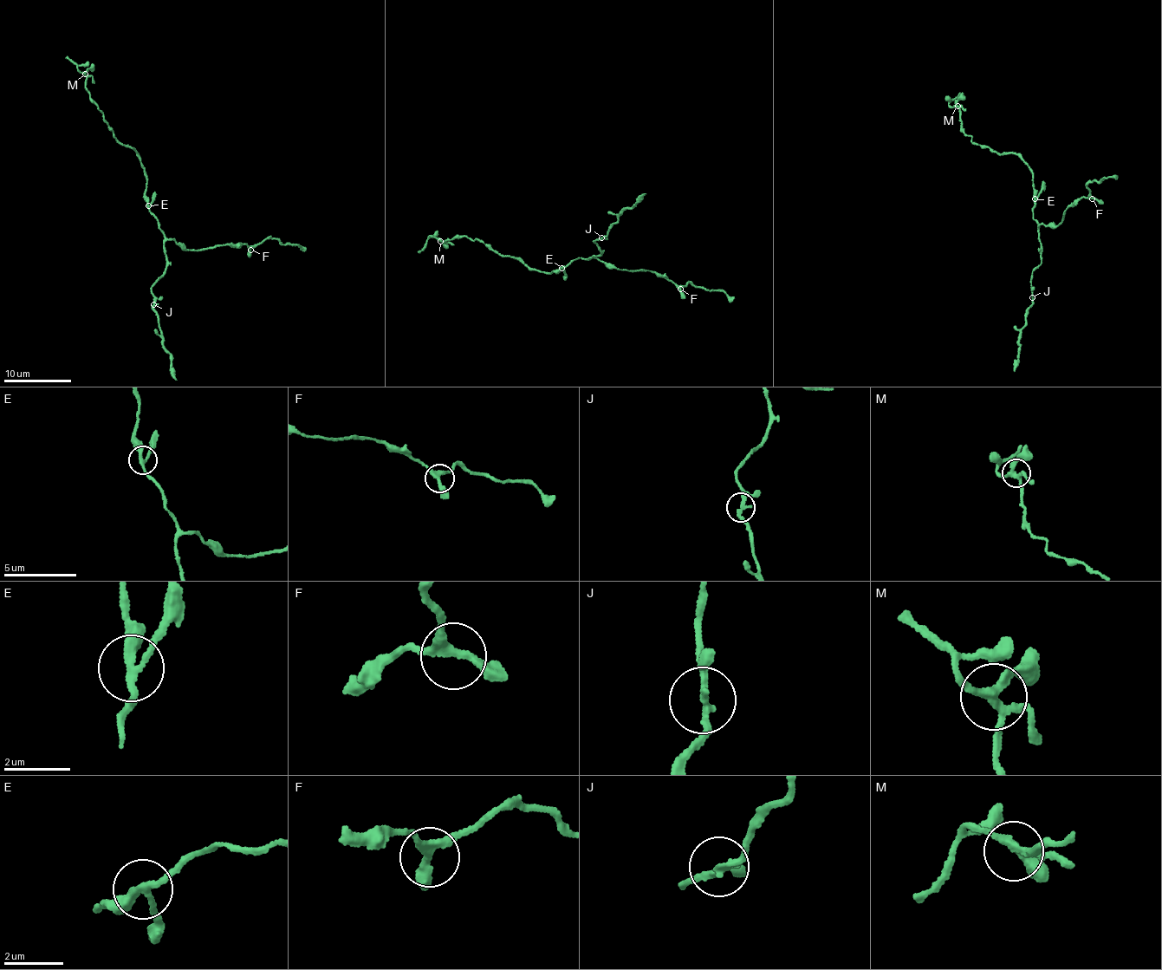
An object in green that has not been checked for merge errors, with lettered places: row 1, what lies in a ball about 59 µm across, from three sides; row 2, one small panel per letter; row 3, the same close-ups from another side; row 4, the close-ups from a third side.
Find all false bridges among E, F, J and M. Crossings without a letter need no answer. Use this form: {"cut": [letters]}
{"cut": []}

